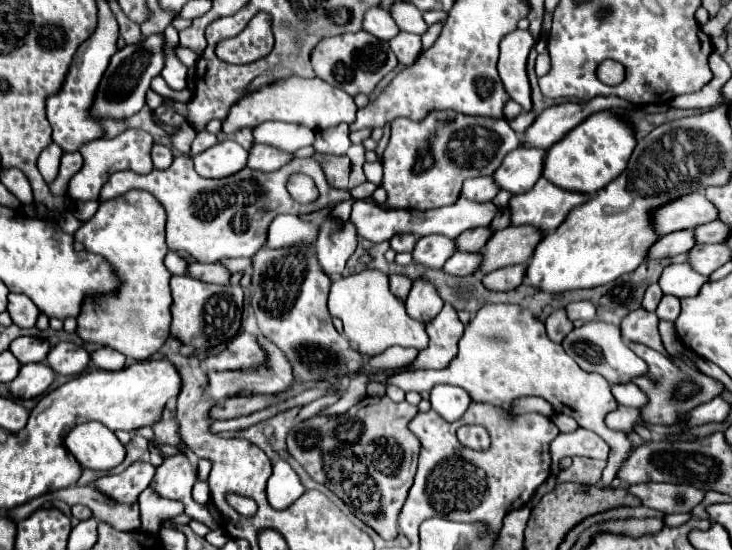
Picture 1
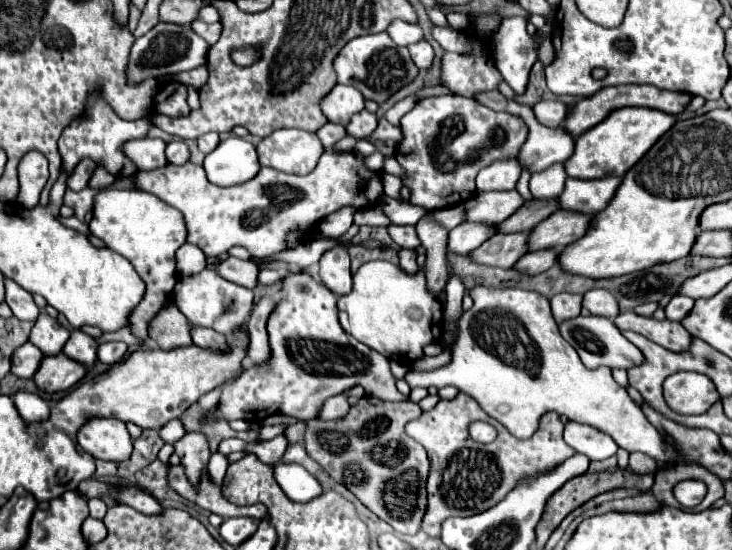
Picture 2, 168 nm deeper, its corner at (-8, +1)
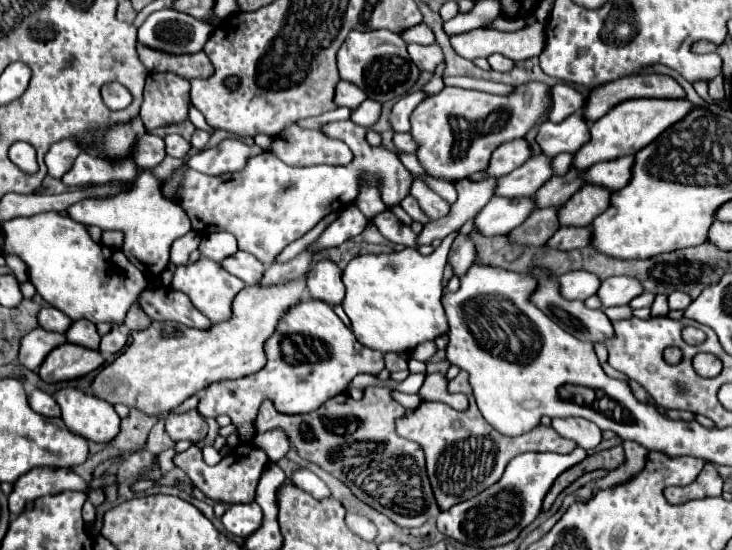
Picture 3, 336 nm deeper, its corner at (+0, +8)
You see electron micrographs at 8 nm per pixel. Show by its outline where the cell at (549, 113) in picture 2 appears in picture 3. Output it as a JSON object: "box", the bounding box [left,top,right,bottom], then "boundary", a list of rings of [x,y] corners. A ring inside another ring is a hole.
{"box":[547,82,585,122],"boundary":[[[563,82],[549,88],[549,98],[551,98],[551,106],[547,108],[547,118],[551,122],[561,122],[573,112],[583,110],[585,106],[585,96],[577,92],[573,86]]]}

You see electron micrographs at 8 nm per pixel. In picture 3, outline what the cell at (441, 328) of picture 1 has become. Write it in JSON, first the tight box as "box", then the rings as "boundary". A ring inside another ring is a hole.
{"box":[447,236,475,278],"boundary":[[[457,236],[455,242],[451,244],[449,258],[447,258],[447,264],[453,268],[453,274],[461,278],[473,262],[475,262],[475,248],[471,240],[467,236]]]}

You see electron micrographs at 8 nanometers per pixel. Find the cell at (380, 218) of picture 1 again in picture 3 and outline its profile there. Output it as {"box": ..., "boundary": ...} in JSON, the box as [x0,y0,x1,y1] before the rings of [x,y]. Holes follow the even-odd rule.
{"box":[495,154,553,198],"boundary":[[[543,154],[527,160],[523,166],[519,166],[511,174],[497,180],[495,196],[501,196],[501,198],[533,196],[539,190],[539,186],[545,184],[553,176],[549,162],[551,158]]]}

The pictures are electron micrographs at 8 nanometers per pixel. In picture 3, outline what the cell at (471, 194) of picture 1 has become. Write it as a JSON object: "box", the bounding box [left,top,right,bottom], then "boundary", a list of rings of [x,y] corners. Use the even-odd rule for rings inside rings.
{"box":[485,138,531,178],"boundary":[[[523,138],[505,142],[491,154],[489,168],[485,170],[485,178],[489,178],[491,174],[493,174],[493,178],[501,178],[501,176],[513,172],[523,162],[527,162],[529,156],[531,156],[529,144]]]}

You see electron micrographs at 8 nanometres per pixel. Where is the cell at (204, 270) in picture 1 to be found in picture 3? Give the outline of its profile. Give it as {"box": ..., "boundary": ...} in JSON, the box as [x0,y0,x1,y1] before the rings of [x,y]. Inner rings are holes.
{"box":[221,250,265,286],"boundary":[[[241,250],[237,254],[225,258],[221,262],[221,266],[229,274],[241,278],[247,286],[255,286],[265,272],[265,264],[261,264],[253,254],[247,254],[247,252],[241,252]]]}

